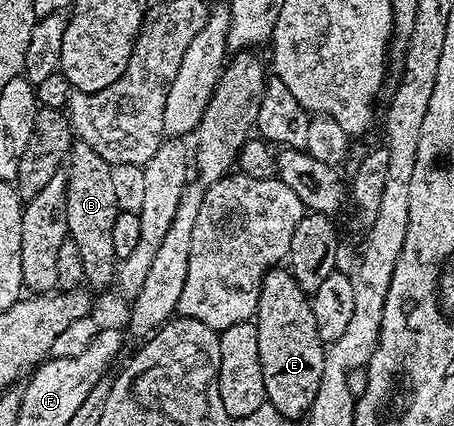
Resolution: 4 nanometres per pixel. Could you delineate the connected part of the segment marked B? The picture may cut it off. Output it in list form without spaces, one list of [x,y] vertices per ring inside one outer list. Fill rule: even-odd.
[[[76,141],[68,150],[66,170],[68,172],[66,193],[68,238],[74,241],[74,245],[78,245],[78,253],[82,253],[84,283],[89,288],[111,288],[118,266],[113,246],[114,221],[122,210],[120,195],[116,192],[116,179],[112,176],[113,164],[98,157],[98,153],[90,149],[90,145]]]

